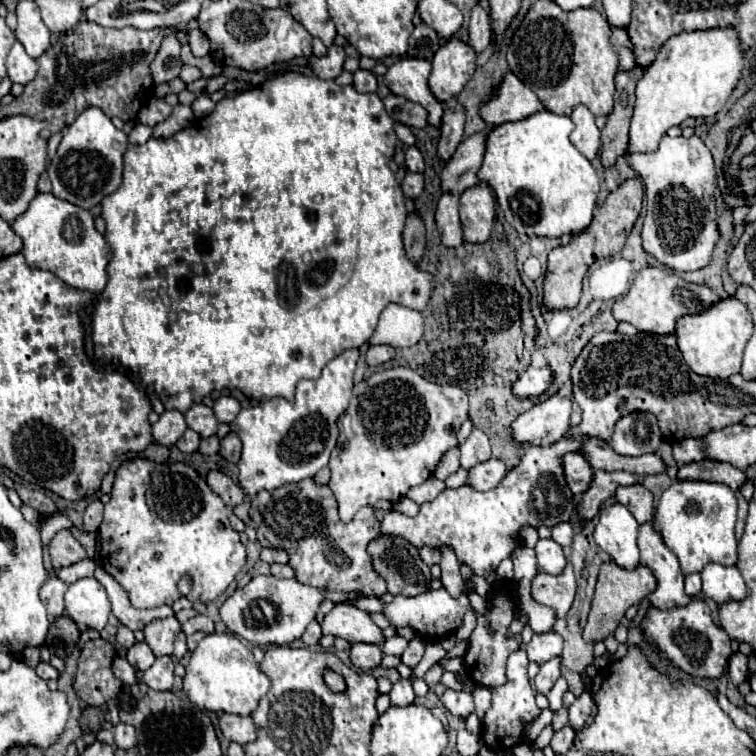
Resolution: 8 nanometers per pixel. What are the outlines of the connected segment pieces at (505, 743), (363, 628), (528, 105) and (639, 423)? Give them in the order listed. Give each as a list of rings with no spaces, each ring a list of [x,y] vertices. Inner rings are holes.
[[[516,650],[508,658],[508,680],[506,680],[506,684],[492,688],[492,706],[482,718],[482,738],[488,744],[488,748],[494,748],[494,742],[500,748],[506,748],[506,750],[520,744],[524,740],[526,726],[530,726],[540,716],[540,708],[534,702],[534,690],[530,686],[526,668],[528,668],[526,650]]]
[[[336,604],[330,614],[324,616],[322,634],[332,634],[348,640],[350,644],[376,644],[382,646],[386,642],[382,630],[372,622],[372,618],[348,604]]]
[[[512,72],[504,76],[498,88],[494,88],[490,100],[480,106],[480,116],[488,126],[522,120],[544,106],[530,88],[526,88]]]
[[[632,412],[622,416],[610,440],[610,446],[622,456],[642,456],[646,452],[656,452],[662,444],[662,432],[658,428],[658,418],[646,412]]]

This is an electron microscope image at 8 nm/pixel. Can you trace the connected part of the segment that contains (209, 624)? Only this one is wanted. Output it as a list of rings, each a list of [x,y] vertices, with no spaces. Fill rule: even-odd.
[[[196,616],[196,618],[190,618],[184,626],[182,626],[182,630],[190,636],[190,634],[194,634],[194,632],[204,632],[204,634],[214,634],[216,630],[214,630],[214,622],[208,618],[208,616]]]

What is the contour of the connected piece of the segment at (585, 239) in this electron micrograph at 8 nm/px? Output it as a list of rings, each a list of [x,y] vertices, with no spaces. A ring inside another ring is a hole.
[[[628,178],[618,186],[618,190],[610,192],[598,210],[594,210],[592,224],[582,230],[580,234],[574,234],[572,240],[566,246],[558,246],[548,254],[548,272],[544,278],[544,306],[546,308],[576,308],[580,300],[582,290],[582,278],[588,270],[588,266],[598,260],[612,254],[618,254],[640,214],[644,200],[644,186],[640,178]]]

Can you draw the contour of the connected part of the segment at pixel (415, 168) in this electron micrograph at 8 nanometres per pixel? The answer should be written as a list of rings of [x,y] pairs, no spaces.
[[[410,146],[405,151],[405,166],[410,172],[422,172],[424,170],[424,160],[422,160],[422,154],[418,152],[416,146]]]

